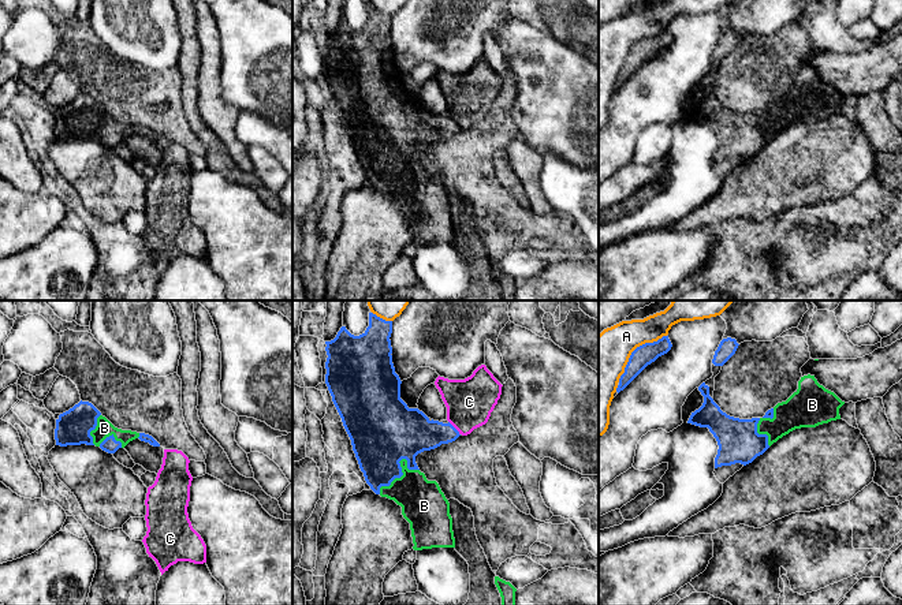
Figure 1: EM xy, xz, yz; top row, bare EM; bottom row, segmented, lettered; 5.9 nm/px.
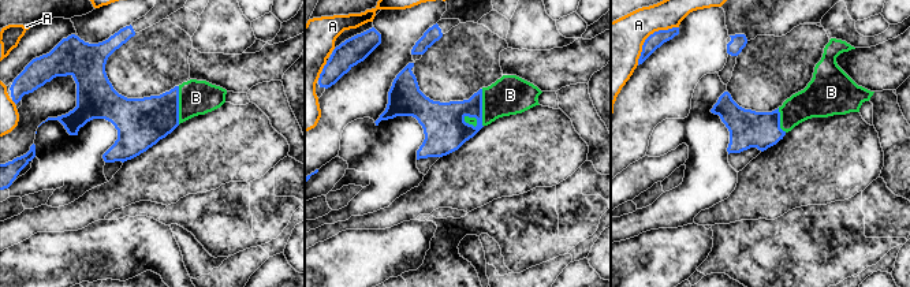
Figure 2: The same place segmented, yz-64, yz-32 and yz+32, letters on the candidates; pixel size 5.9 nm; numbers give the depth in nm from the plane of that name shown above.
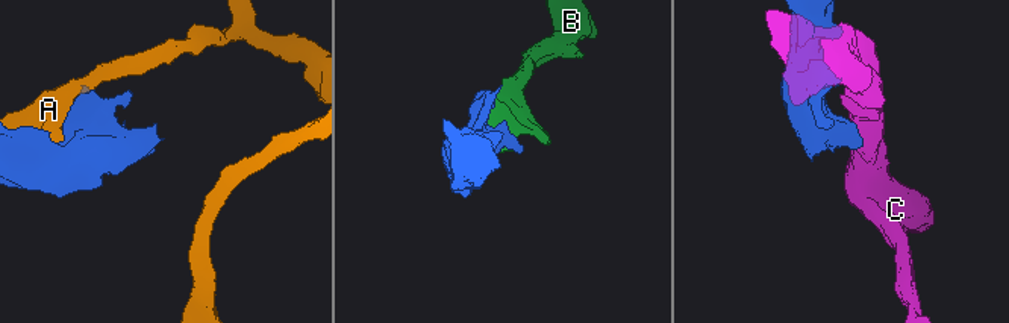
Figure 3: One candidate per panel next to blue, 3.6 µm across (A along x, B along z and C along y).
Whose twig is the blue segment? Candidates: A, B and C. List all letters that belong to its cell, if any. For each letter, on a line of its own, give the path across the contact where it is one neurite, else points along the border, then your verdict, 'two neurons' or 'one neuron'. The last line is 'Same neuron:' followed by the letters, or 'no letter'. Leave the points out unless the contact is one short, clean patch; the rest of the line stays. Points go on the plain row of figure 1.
A: two neurons
B: one neuron
C: border along xz (448, 115), (459, 129); two neurons
Same neuron: B

